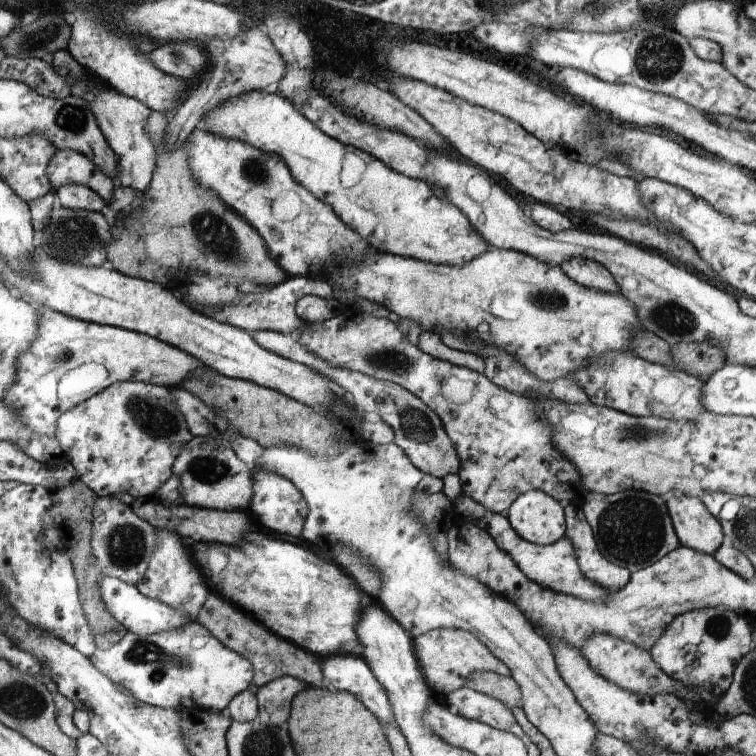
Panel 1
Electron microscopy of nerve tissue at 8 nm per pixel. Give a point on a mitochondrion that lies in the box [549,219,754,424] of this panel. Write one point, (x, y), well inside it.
(670, 317)

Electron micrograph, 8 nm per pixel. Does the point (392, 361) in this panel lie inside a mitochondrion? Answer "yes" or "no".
yes

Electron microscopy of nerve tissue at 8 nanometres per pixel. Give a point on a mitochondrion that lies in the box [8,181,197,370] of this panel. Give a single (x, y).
(74, 236)

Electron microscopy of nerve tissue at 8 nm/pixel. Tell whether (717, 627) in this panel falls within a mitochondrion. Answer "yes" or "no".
yes

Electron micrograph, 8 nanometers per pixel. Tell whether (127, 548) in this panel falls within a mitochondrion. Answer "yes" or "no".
yes

